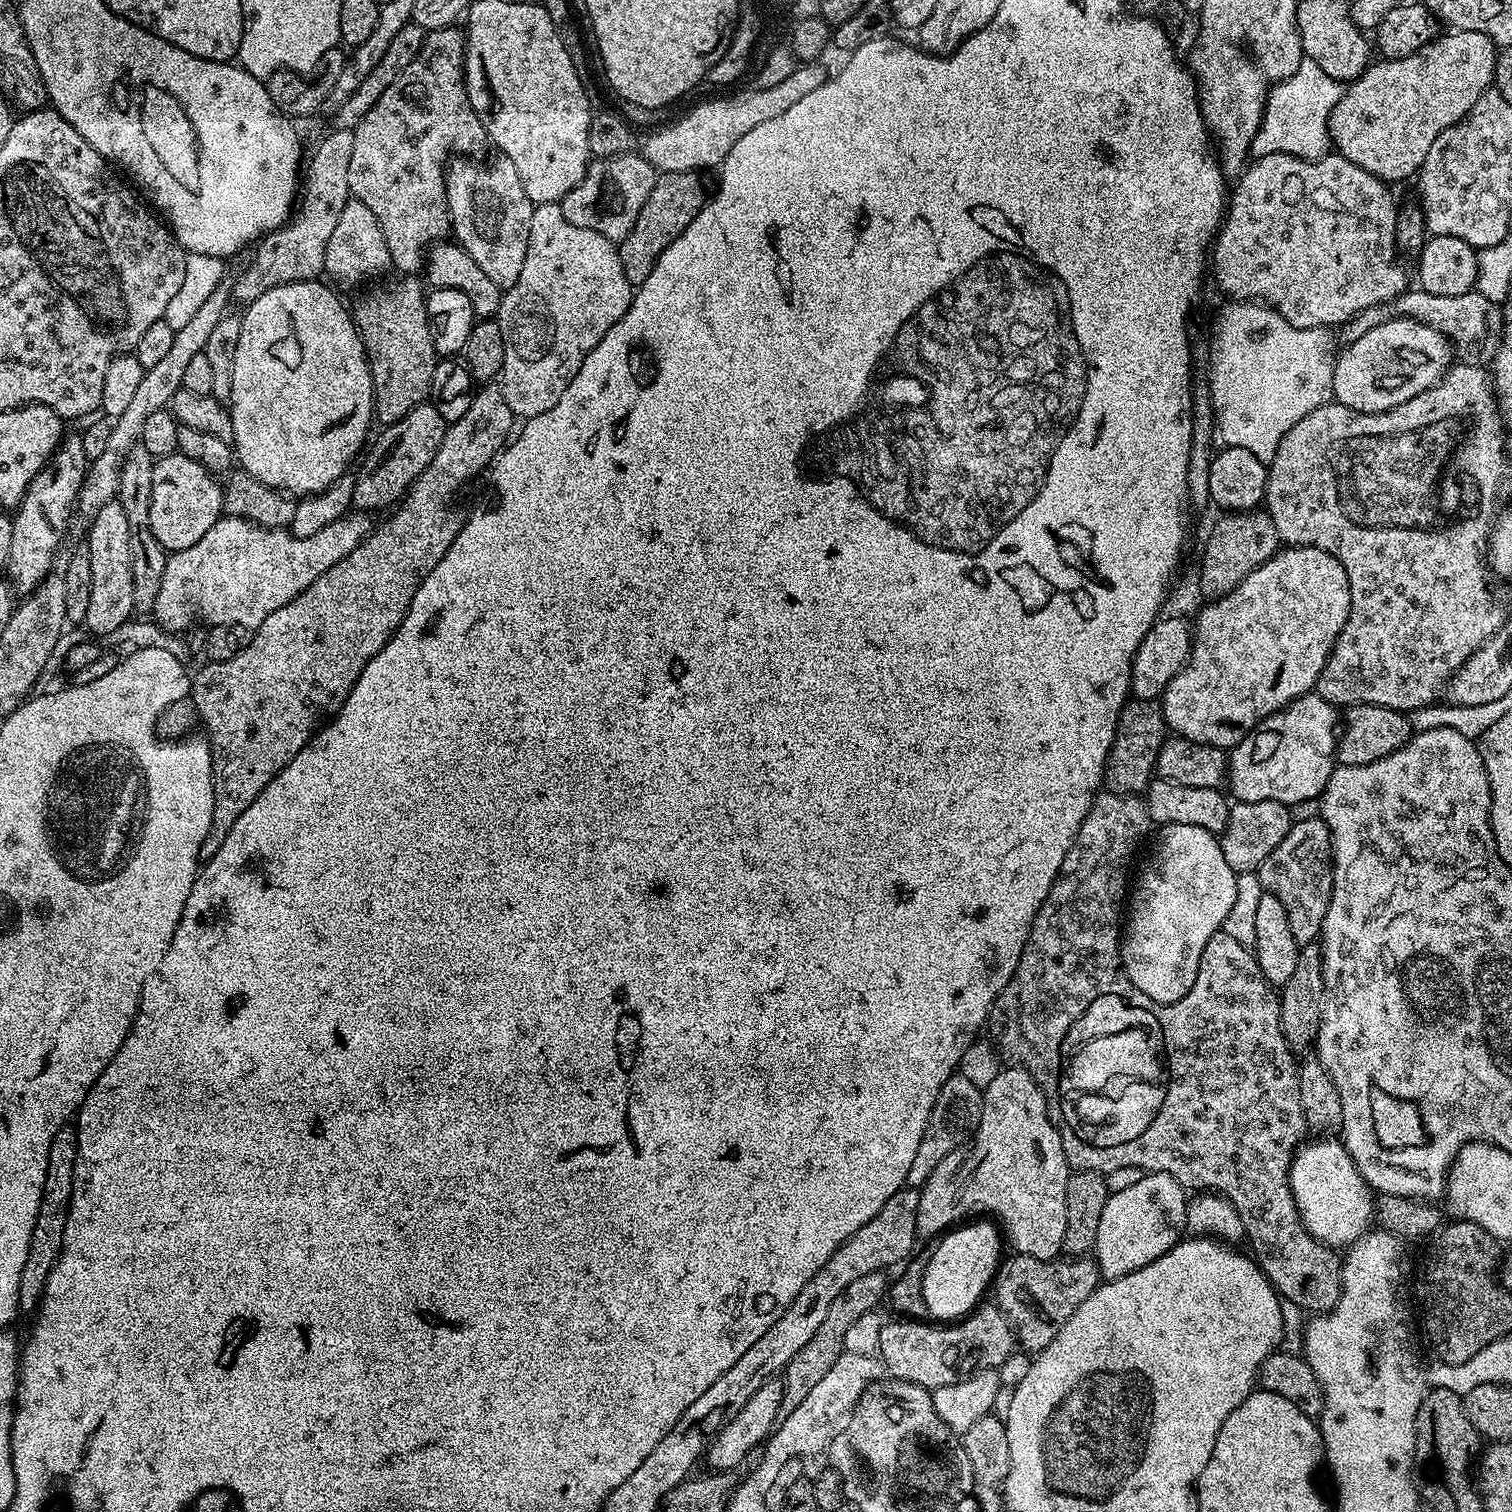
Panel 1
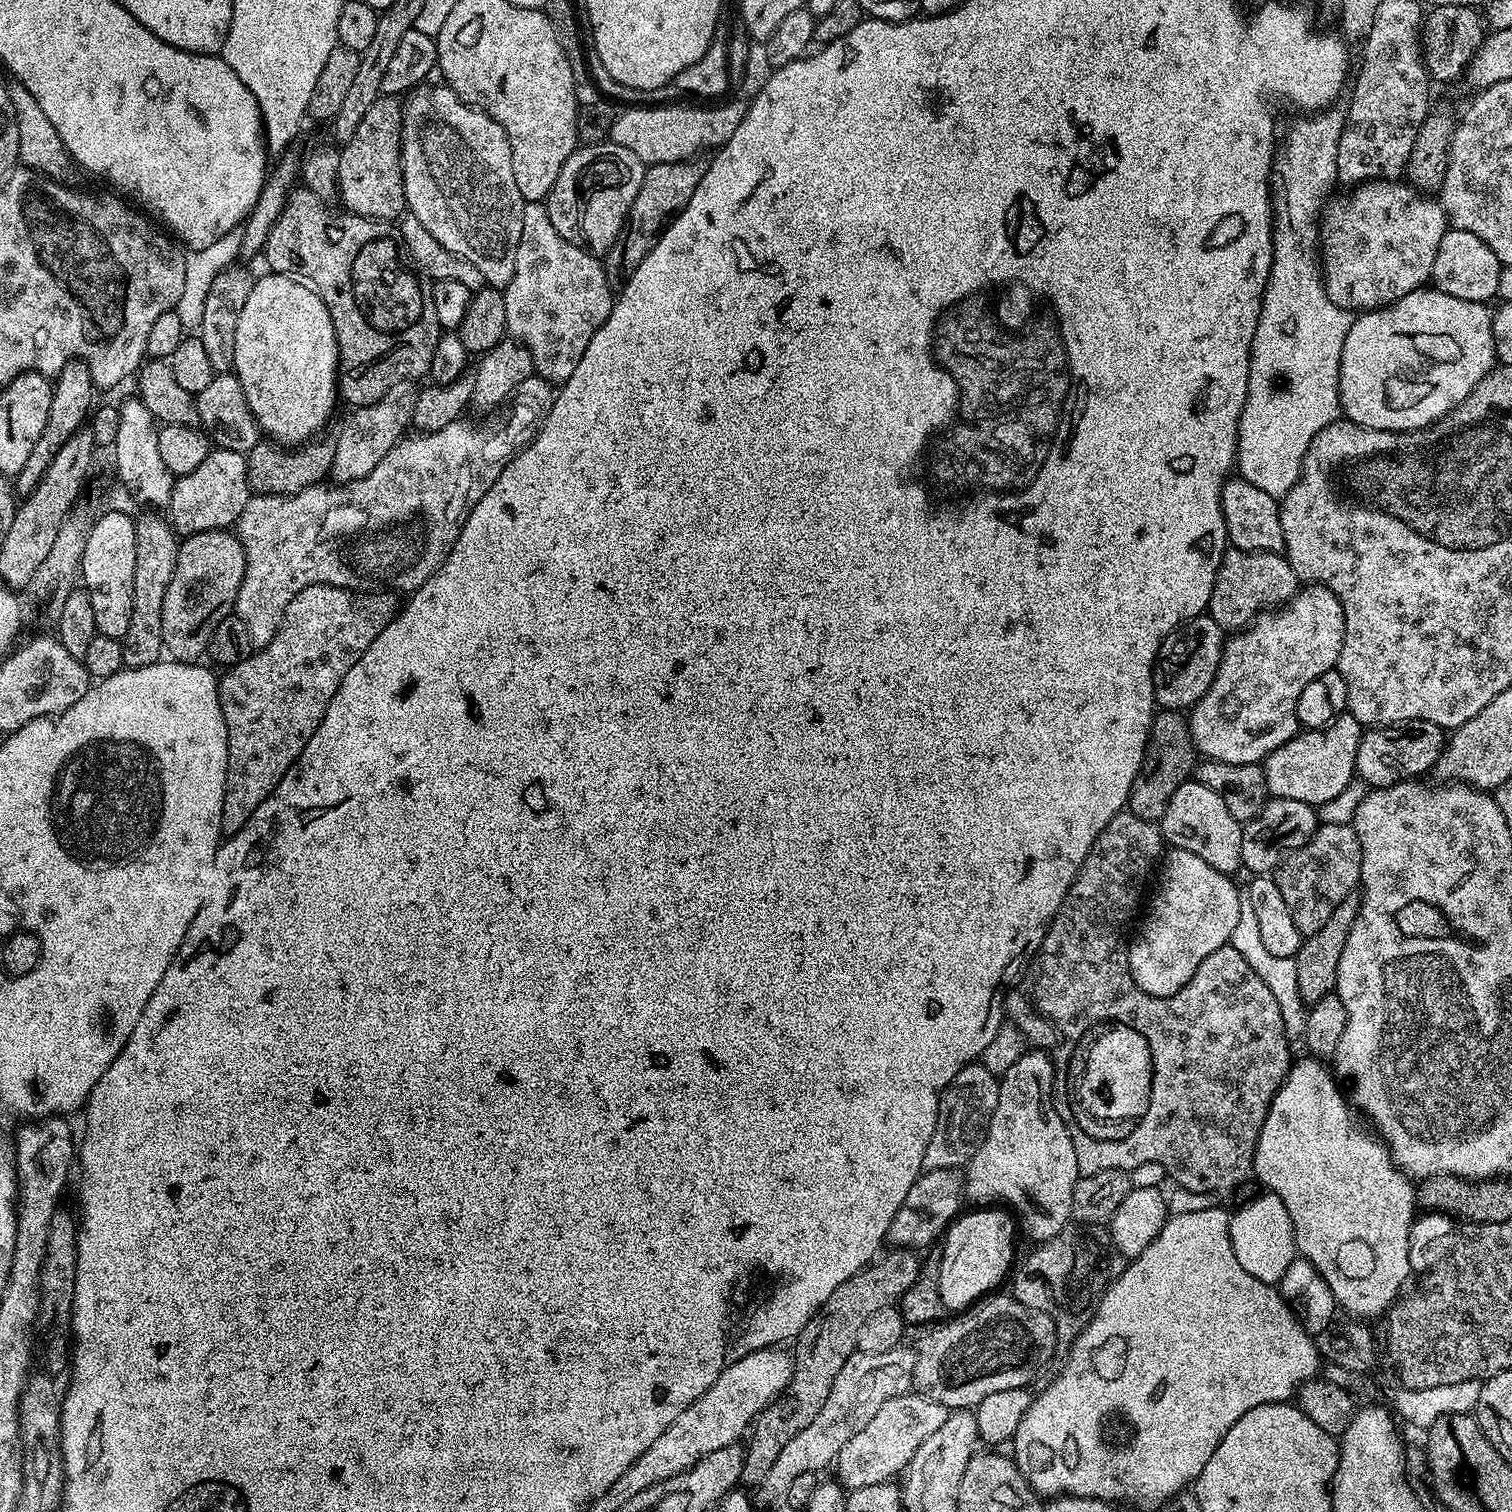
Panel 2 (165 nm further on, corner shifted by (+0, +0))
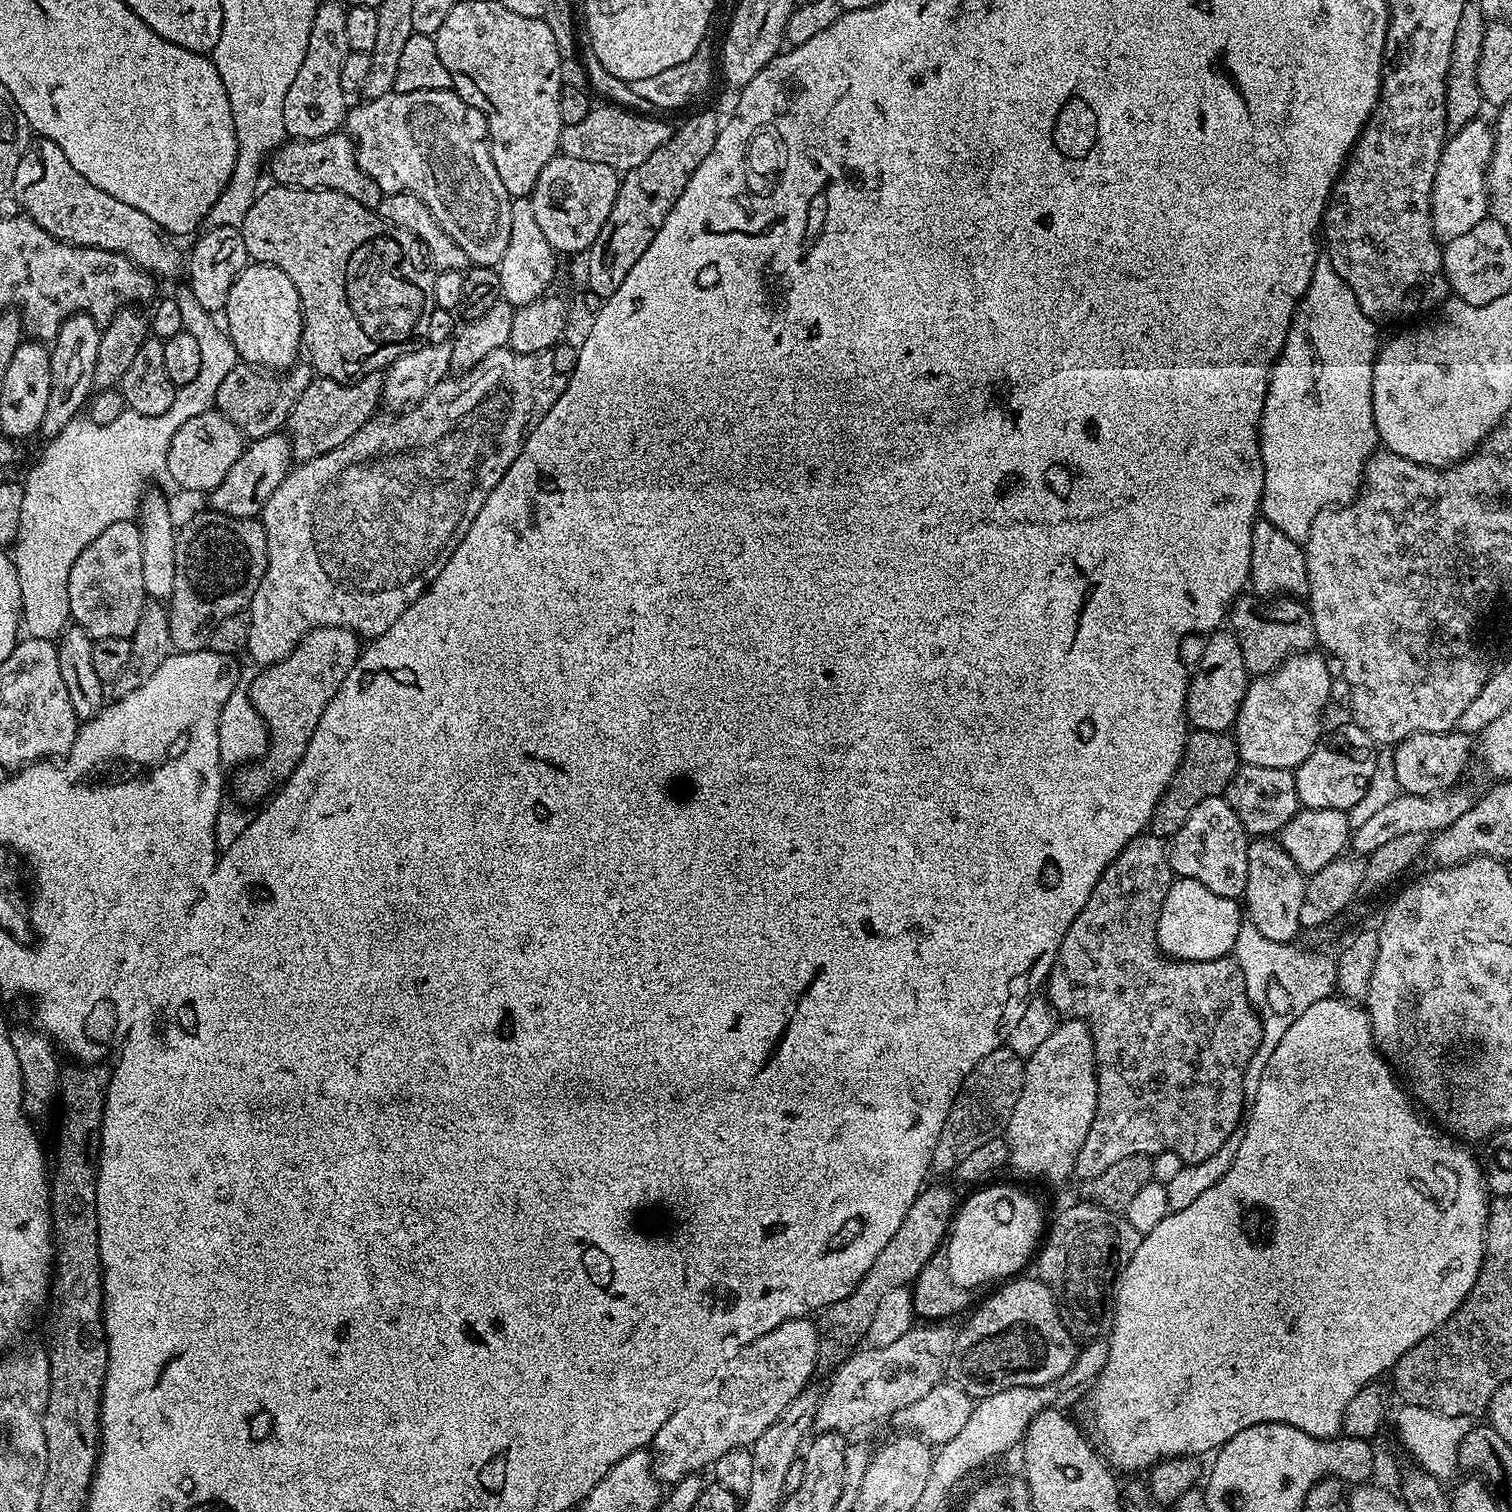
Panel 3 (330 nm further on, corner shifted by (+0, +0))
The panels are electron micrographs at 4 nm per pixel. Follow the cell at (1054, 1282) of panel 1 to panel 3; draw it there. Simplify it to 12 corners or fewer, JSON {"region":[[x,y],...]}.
{"region":[[1079,1203],[1051,1221],[1038,1279],[1072,1339],[1109,1331],[1142,1234]]}

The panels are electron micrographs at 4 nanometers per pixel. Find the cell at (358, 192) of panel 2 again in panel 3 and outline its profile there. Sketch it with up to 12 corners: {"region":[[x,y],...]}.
{"region":[[337,130],[289,139],[270,157],[277,185],[329,188],[376,210],[379,186]]}

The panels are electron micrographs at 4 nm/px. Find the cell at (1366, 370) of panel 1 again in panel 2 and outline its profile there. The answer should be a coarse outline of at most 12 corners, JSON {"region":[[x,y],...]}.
{"region":[[1425,286],[1361,311],[1343,415],[1413,432],[1497,363],[1493,309]]}

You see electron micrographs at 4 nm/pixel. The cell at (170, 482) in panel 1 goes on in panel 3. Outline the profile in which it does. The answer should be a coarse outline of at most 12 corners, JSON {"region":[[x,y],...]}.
{"region":[[283,431],[251,441],[211,511],[256,518],[293,467]]}

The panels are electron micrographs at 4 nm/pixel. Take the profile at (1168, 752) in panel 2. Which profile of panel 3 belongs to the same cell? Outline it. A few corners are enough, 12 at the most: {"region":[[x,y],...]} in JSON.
{"region":[[1189,731],[1184,759],[1154,806],[1150,832],[1170,838],[1219,796],[1242,761],[1235,739]]}

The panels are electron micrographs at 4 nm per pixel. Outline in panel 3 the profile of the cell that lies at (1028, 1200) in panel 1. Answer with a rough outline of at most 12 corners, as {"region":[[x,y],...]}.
{"region":[[1065,1019],[1024,1060],[1008,1168],[1064,1184],[1096,1117],[1096,1051]]}

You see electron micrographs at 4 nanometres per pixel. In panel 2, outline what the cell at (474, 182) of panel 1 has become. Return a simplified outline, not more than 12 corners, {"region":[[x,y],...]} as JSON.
{"region":[[453,88],[402,108],[407,211],[485,285],[526,203],[508,135]]}

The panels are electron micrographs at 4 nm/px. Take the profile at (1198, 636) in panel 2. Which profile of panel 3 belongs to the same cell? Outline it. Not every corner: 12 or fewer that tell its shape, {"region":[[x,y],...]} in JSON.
{"region":[[1231,630],[1207,637],[1188,681],[1195,731],[1227,733],[1250,674]]}

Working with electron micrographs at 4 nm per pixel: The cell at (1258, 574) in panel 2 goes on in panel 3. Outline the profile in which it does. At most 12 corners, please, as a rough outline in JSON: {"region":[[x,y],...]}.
{"region":[[1300,598],[1230,605],[1230,630],[1253,677],[1316,644]]}

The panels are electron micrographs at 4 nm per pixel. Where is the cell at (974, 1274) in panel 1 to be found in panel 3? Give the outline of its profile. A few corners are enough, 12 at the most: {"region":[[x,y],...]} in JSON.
{"region":[[996,1183],[959,1205],[950,1278],[1023,1273],[1046,1228],[1030,1193]]}

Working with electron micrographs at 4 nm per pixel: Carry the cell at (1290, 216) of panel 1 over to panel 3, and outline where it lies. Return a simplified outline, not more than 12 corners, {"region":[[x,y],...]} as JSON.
{"region":[[1480,118],[1444,141],[1432,230],[1444,242],[1489,215],[1494,132]]}

